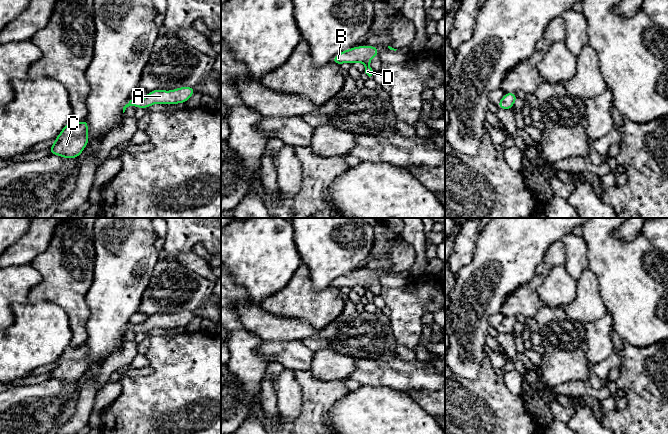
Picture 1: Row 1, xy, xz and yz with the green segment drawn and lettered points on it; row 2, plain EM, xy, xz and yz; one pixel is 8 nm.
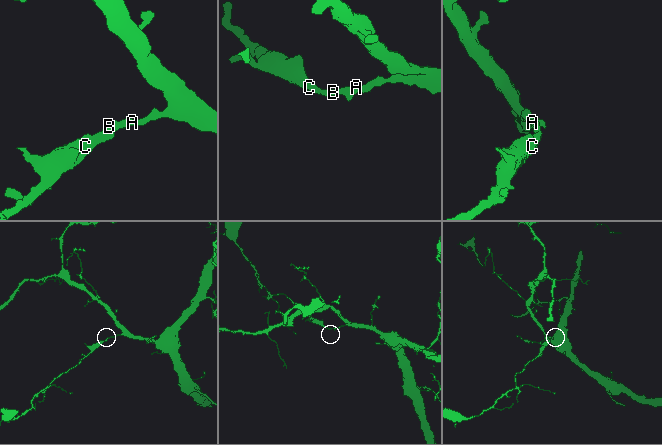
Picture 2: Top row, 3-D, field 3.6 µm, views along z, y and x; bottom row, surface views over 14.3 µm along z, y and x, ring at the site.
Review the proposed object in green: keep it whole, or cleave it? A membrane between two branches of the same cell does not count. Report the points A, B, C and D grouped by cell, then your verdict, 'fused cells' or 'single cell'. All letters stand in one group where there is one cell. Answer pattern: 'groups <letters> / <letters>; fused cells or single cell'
groups A B C D; single cell

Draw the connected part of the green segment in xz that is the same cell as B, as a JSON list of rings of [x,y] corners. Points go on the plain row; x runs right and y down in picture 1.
[[[359,270],[345,274],[337,278],[332,284],[332,287],[342,288],[355,286],[361,286],[365,289],[365,297],[370,301],[373,298],[373,294],[370,291],[370,284],[373,281],[378,281],[379,275],[376,270]]]

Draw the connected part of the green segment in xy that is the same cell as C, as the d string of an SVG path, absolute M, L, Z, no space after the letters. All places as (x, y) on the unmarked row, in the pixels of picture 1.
M69 345L55 362L55 367L49 372L50 378L63 382L78 382L88 368L88 345L79 347Z

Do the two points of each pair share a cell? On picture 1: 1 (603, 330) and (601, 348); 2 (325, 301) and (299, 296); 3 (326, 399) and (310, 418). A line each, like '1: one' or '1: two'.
1: one
2: one
3: one

